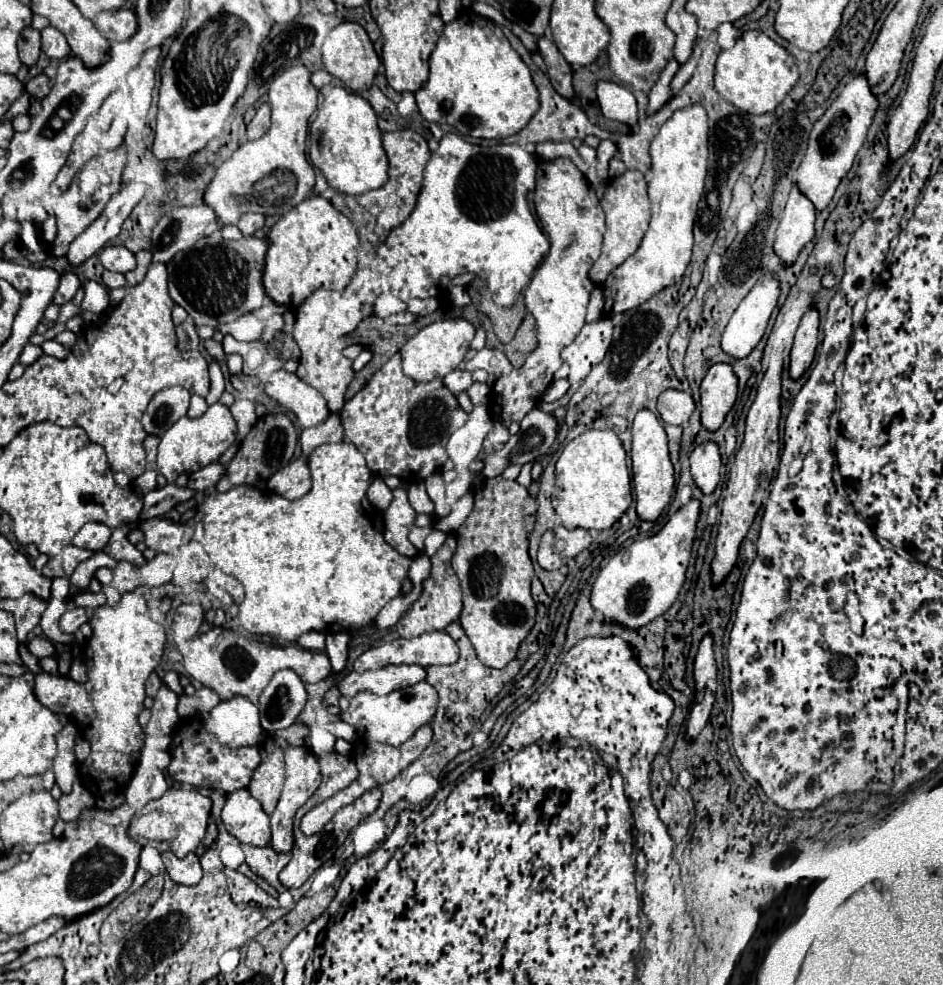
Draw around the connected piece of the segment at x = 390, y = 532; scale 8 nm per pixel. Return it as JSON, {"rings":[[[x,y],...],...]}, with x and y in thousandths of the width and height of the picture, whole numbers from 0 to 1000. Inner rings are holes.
{"rings":[[[432,492],[417,496],[417,509],[408,519],[408,547],[413,551],[434,551],[432,543],[440,533],[440,523],[432,509]]]}

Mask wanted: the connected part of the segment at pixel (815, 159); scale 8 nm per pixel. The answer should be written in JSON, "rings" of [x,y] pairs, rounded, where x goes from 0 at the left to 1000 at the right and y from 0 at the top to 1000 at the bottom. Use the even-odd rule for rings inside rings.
{"rings":[[[905,78],[896,90],[890,94],[890,98],[879,107],[879,111],[873,115],[869,123],[864,123],[862,133],[858,137],[858,147],[854,153],[854,159],[845,172],[845,190],[854,200],[858,200],[866,214],[873,214],[890,190],[892,182],[898,178],[898,174],[905,170],[907,157],[917,145],[919,131],[924,127],[924,121],[930,113],[930,98],[924,94],[924,88],[917,78]]]}

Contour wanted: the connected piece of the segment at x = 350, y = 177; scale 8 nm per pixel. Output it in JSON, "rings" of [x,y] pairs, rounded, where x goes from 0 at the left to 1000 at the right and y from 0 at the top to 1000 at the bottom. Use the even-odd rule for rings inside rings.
{"rings":[[[353,88],[330,121],[328,159],[345,176],[349,188],[362,196],[383,198],[404,190],[410,184],[410,157],[404,147],[400,117],[391,103],[364,88]]]}

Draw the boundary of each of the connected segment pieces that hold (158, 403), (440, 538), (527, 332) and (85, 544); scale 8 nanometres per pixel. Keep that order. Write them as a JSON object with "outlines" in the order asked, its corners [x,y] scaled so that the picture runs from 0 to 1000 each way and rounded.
{"outlines":[[[[175,393],[162,401],[156,417],[150,423],[152,436],[171,444],[183,429],[188,429],[200,415],[203,397],[196,393]]],[[[457,539],[455,543],[453,543],[453,547],[451,547],[451,557],[449,557],[449,563],[453,563],[453,565],[457,565],[468,553],[470,553],[470,549],[472,549],[472,541],[470,539]]],[[[559,318],[557,326],[552,328],[546,344],[538,350],[531,350],[533,358],[542,366],[544,373],[552,373],[559,364],[559,360],[569,352],[569,332],[567,332],[567,322]]],[[[97,529],[86,535],[82,545],[77,545],[77,553],[97,559],[107,559],[116,551],[116,545],[118,545],[118,537],[113,533]]]]}

